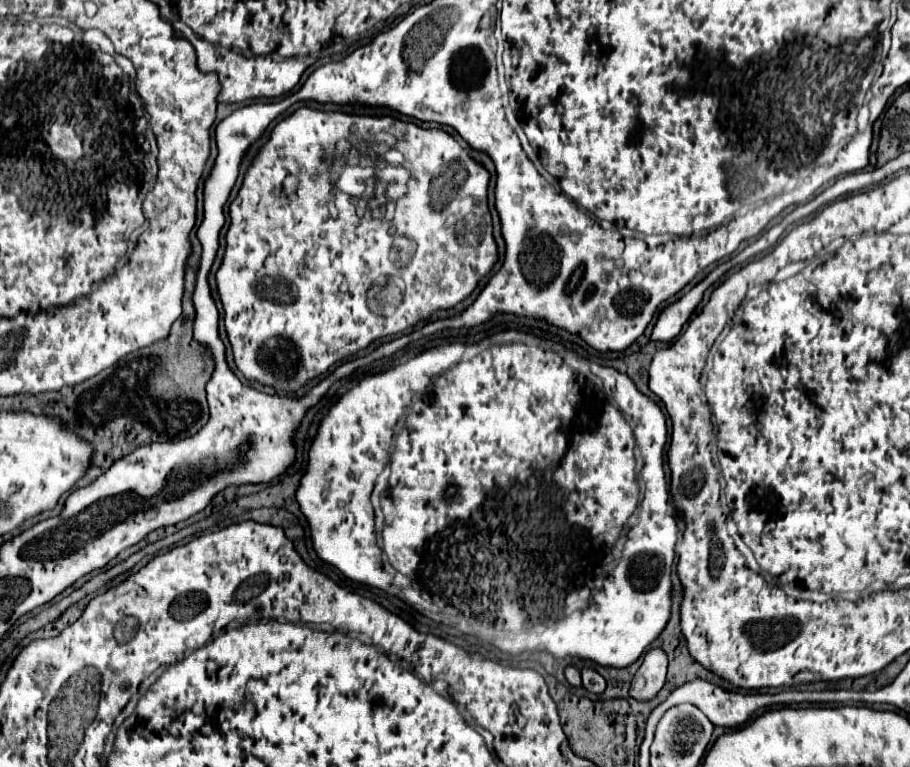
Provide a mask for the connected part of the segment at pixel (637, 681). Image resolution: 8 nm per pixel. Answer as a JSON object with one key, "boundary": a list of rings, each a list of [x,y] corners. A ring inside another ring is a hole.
{"boundary":[[[661,648],[647,650],[641,668],[637,670],[629,694],[637,700],[651,700],[665,684],[667,654]]]}

